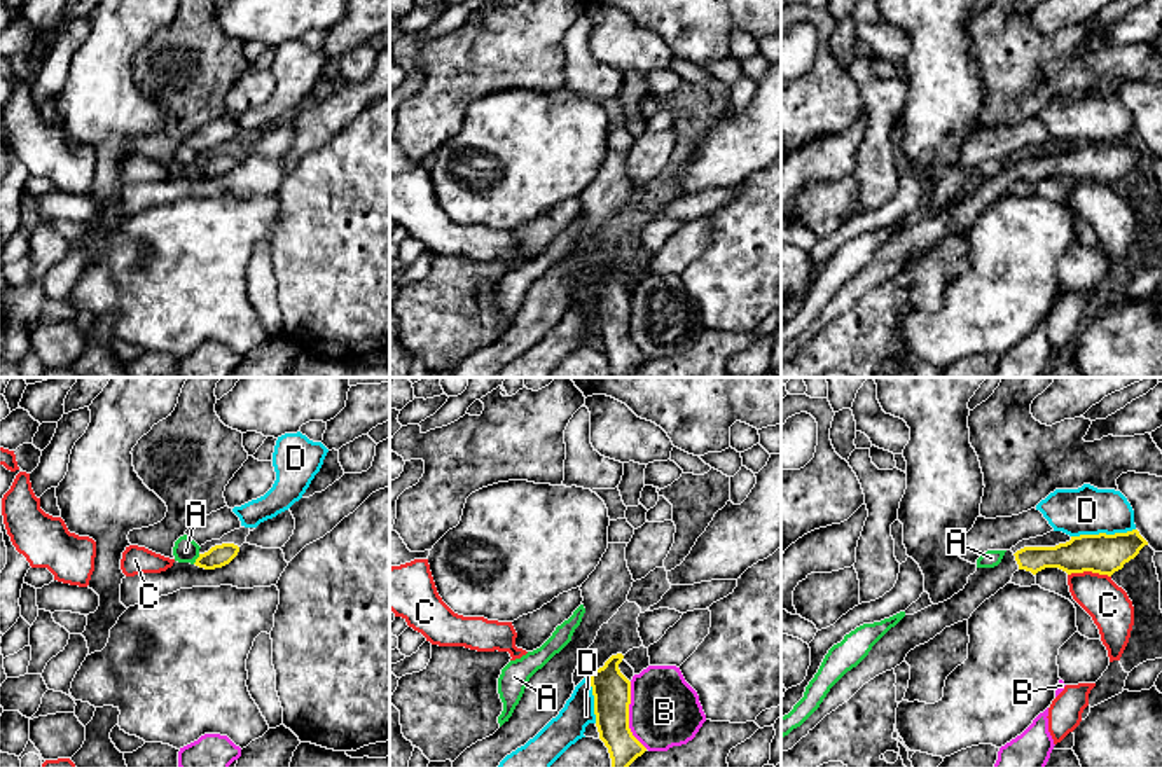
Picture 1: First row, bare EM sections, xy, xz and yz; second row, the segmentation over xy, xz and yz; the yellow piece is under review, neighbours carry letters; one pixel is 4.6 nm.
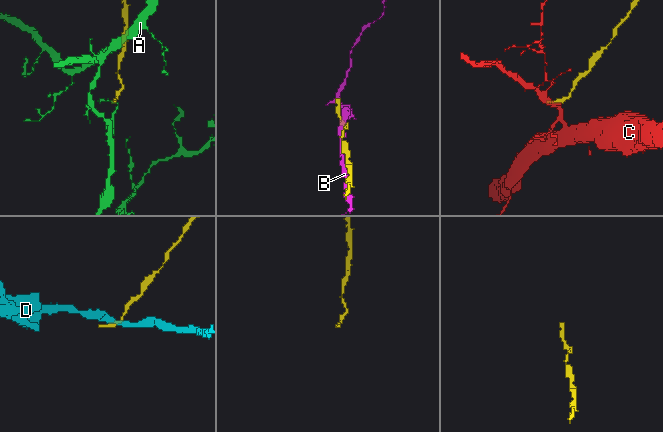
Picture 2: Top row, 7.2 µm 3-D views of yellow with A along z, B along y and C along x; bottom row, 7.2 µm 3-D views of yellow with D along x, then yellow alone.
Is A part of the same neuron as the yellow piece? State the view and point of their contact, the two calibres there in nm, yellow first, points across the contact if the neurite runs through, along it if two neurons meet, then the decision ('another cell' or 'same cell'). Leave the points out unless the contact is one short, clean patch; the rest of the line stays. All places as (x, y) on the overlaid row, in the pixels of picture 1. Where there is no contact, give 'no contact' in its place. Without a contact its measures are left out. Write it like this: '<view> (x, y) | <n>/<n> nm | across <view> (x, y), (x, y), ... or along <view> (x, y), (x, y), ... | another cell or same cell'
xy (196, 559) | 100/110 nm | along xy (200, 554), (193, 563) | another cell

